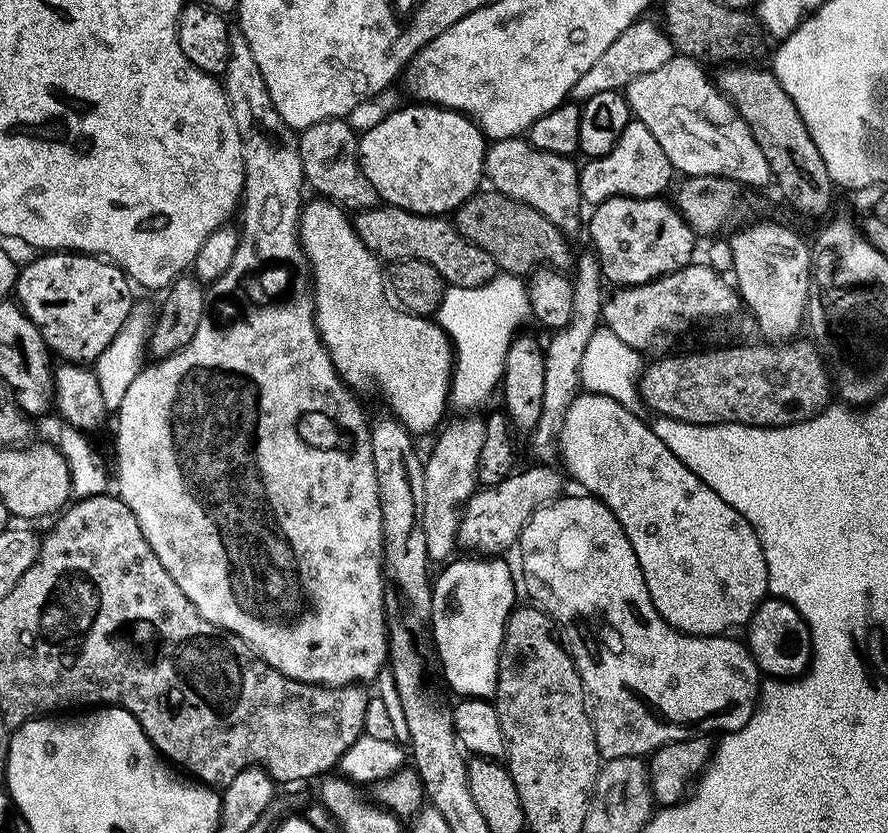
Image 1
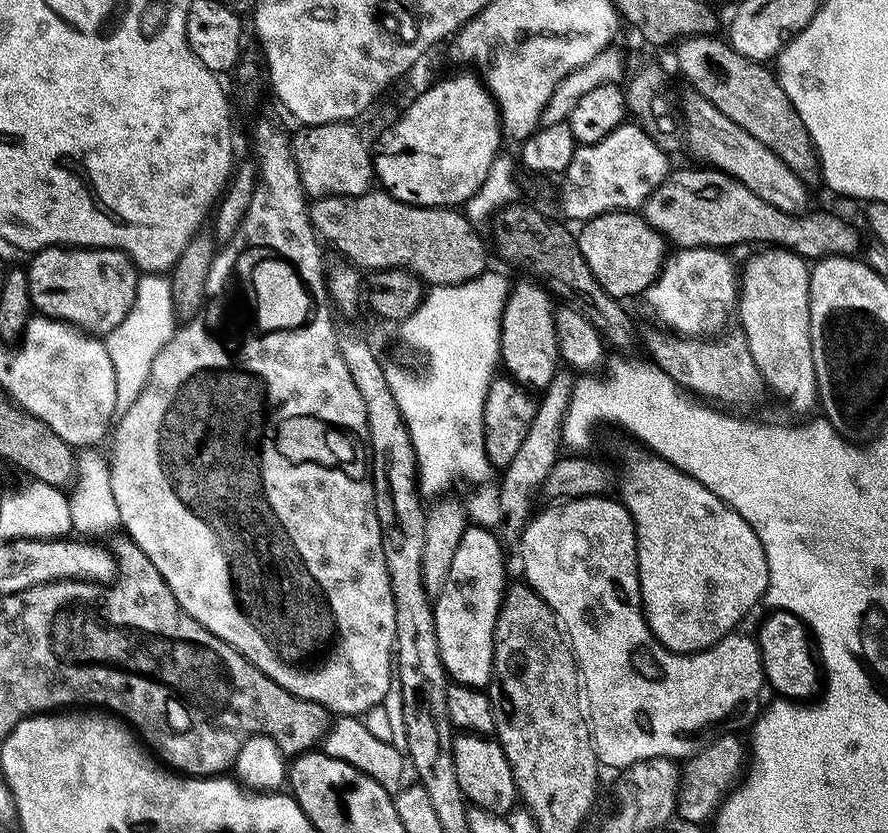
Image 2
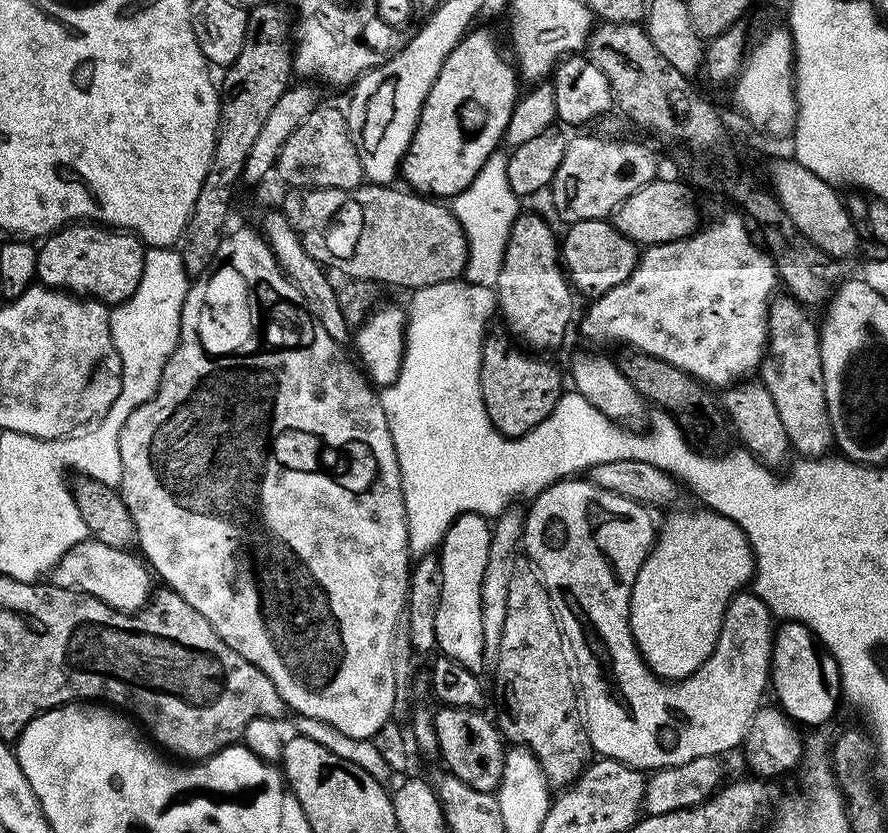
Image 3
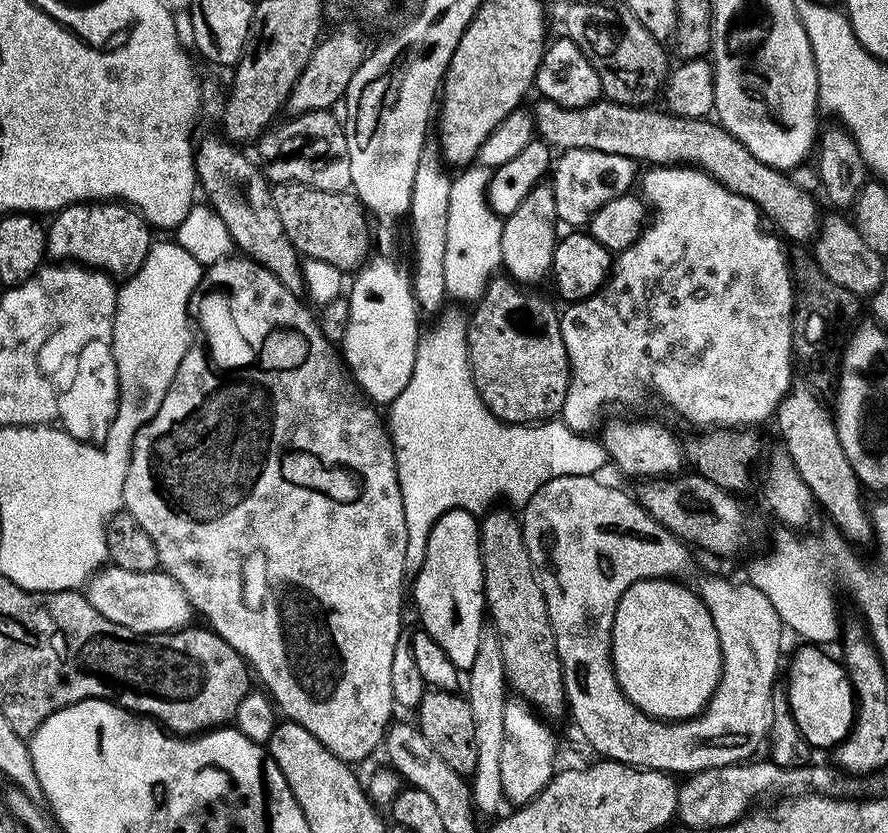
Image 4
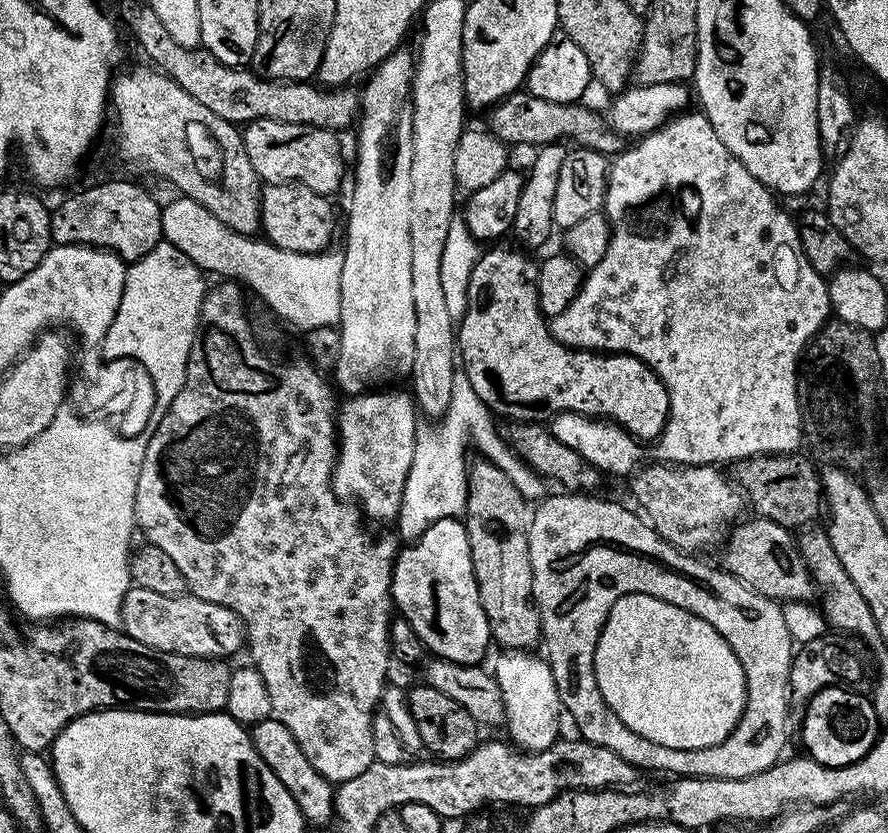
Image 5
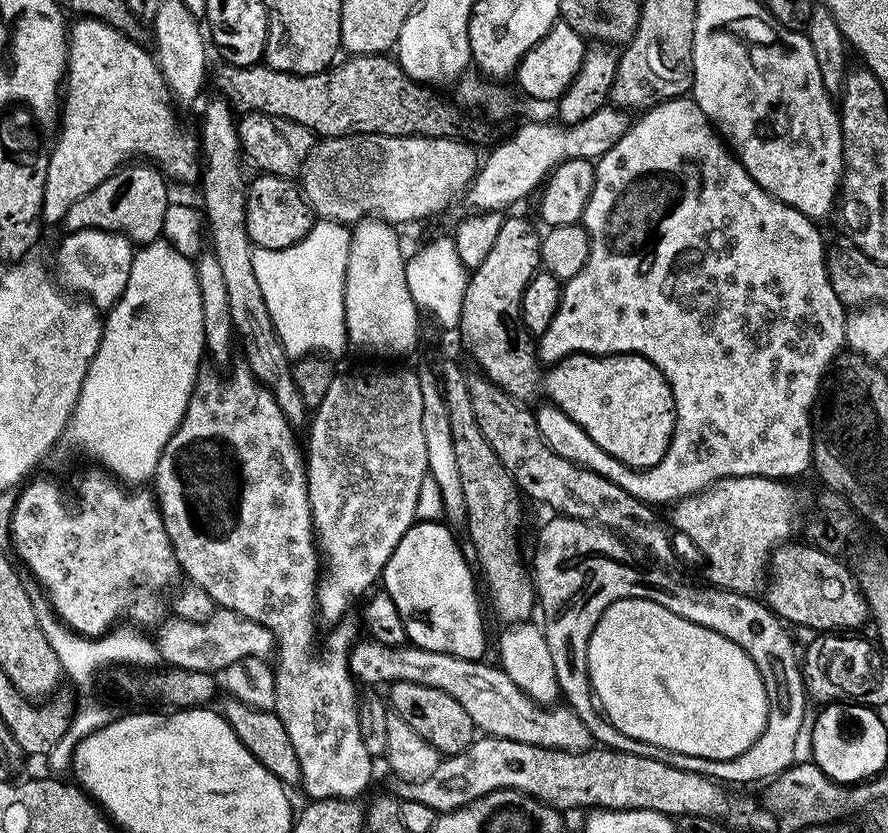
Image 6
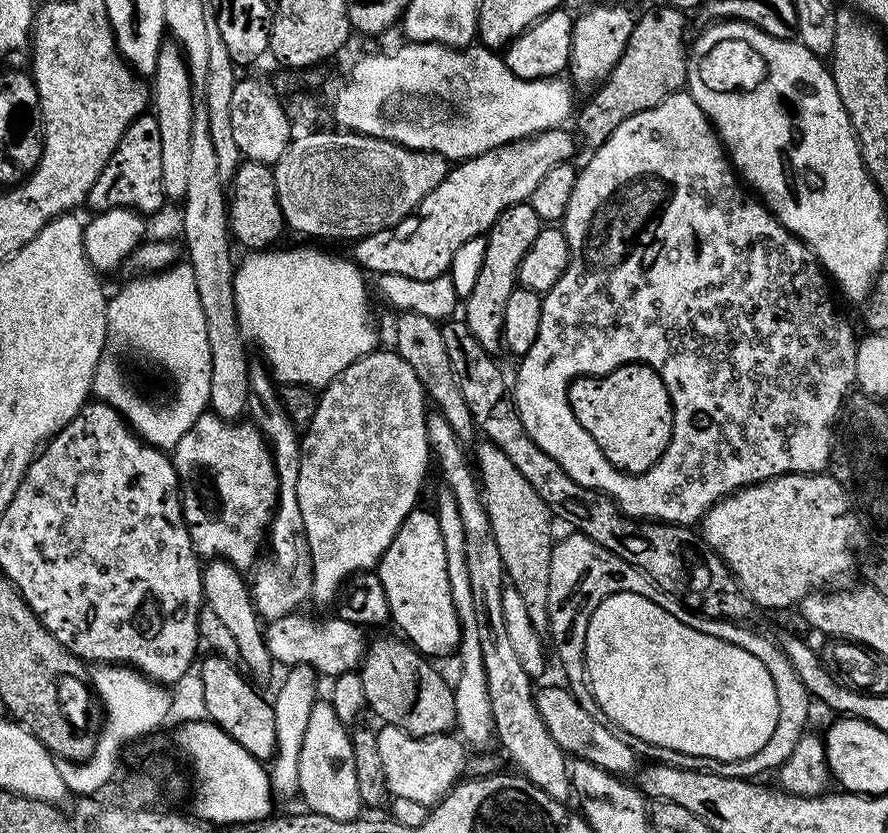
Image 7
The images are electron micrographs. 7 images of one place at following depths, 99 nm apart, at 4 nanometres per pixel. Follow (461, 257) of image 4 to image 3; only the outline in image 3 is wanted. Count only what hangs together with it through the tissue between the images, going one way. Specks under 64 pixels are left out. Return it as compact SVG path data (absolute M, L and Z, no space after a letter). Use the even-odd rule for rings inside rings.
M497 150L486 160L486 165L482 166L474 182L466 190L460 191L450 202L452 213L458 218L467 236L468 260L464 278L470 284L495 287L505 257L510 230L522 210L521 199L510 189L508 165L507 153Z

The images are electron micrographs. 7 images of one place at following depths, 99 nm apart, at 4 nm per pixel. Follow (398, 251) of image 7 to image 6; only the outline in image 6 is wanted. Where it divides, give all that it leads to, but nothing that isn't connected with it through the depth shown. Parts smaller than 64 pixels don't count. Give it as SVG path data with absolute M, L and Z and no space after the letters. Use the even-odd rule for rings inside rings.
M615 106L599 108L590 118L577 124L524 124L509 140L504 140L476 169L476 177L468 186L466 199L478 212L508 210L511 204L524 200L545 178L567 160L597 161L613 148L628 131L630 116Z

